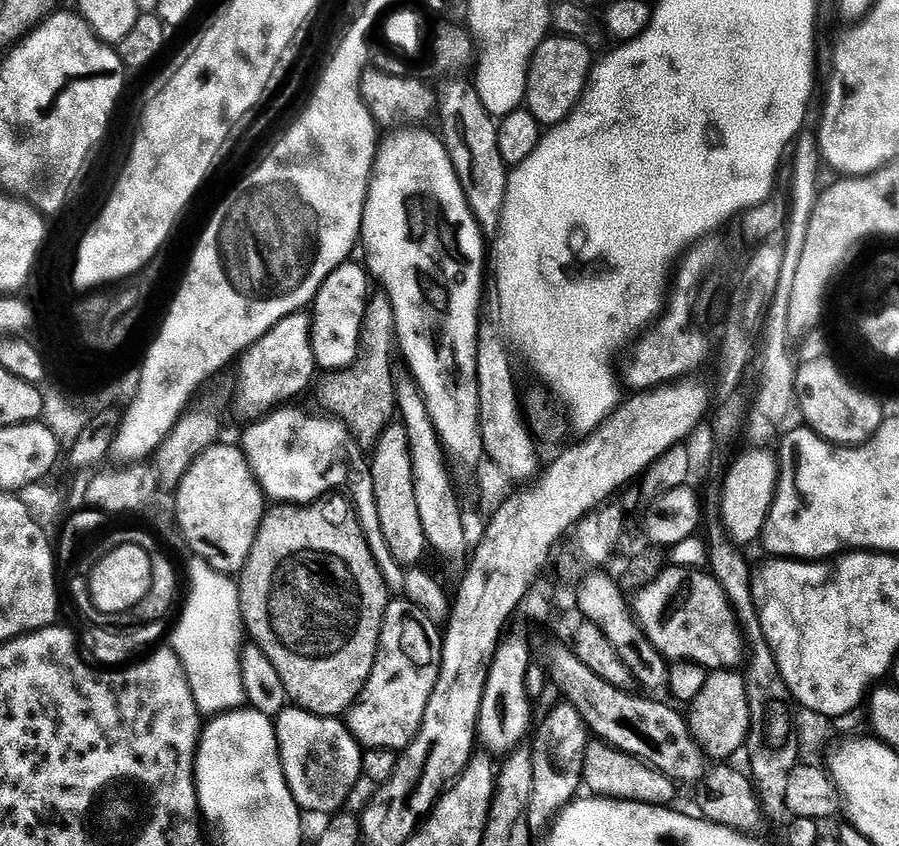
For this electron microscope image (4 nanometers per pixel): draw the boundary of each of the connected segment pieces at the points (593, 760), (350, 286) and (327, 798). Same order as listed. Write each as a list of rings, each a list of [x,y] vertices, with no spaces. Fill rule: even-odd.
[[[593,739],[585,750],[583,783],[600,798],[632,800],[636,804],[655,804],[657,806],[675,805],[677,781],[671,780],[656,768],[626,754],[604,741]]]
[[[352,263],[339,265],[326,278],[310,308],[314,358],[321,369],[328,368],[324,370],[347,370],[357,363],[361,355],[360,331],[364,325],[364,311],[370,295],[370,276],[363,263]]]
[[[295,706],[285,707],[274,720],[276,741],[286,782],[305,813],[335,813],[343,809],[352,787],[362,780],[364,752],[343,719],[315,716]]]

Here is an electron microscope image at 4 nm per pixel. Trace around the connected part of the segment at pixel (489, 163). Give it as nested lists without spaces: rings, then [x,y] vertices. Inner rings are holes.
[[[448,78],[441,88],[438,88],[438,117],[444,123],[442,139],[444,149],[448,151],[449,158],[452,159],[452,166],[456,171],[456,177],[462,190],[464,198],[468,203],[468,209],[472,211],[472,217],[476,220],[476,225],[485,237],[492,238],[499,230],[500,216],[503,214],[503,202],[508,196],[508,177],[510,175],[509,165],[504,163],[502,154],[498,150],[496,129],[497,121],[482,106],[482,98],[478,98],[478,90],[475,83],[468,78]]]

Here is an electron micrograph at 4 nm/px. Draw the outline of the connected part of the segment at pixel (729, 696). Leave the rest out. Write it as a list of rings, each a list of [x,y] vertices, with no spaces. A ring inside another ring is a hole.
[[[712,670],[706,678],[706,686],[702,686],[698,696],[691,702],[686,712],[688,726],[692,735],[699,741],[701,748],[713,761],[724,762],[731,752],[745,747],[750,727],[750,706],[747,704],[746,686],[743,675],[739,671]]]

